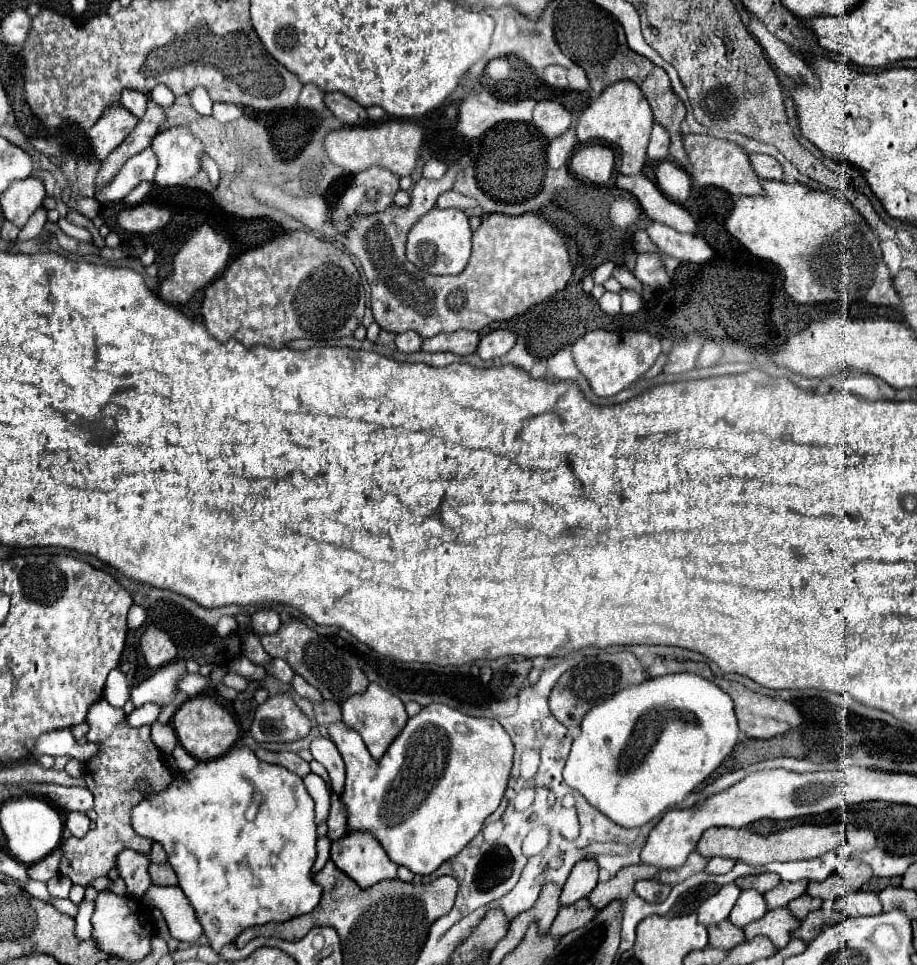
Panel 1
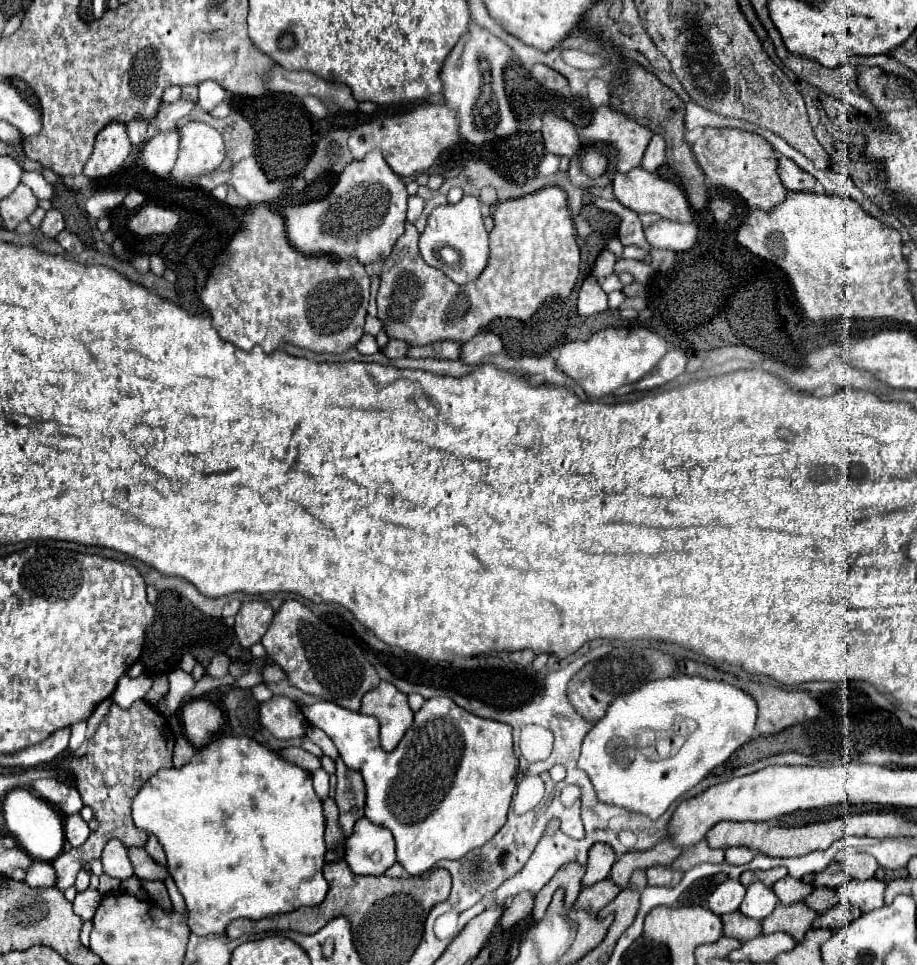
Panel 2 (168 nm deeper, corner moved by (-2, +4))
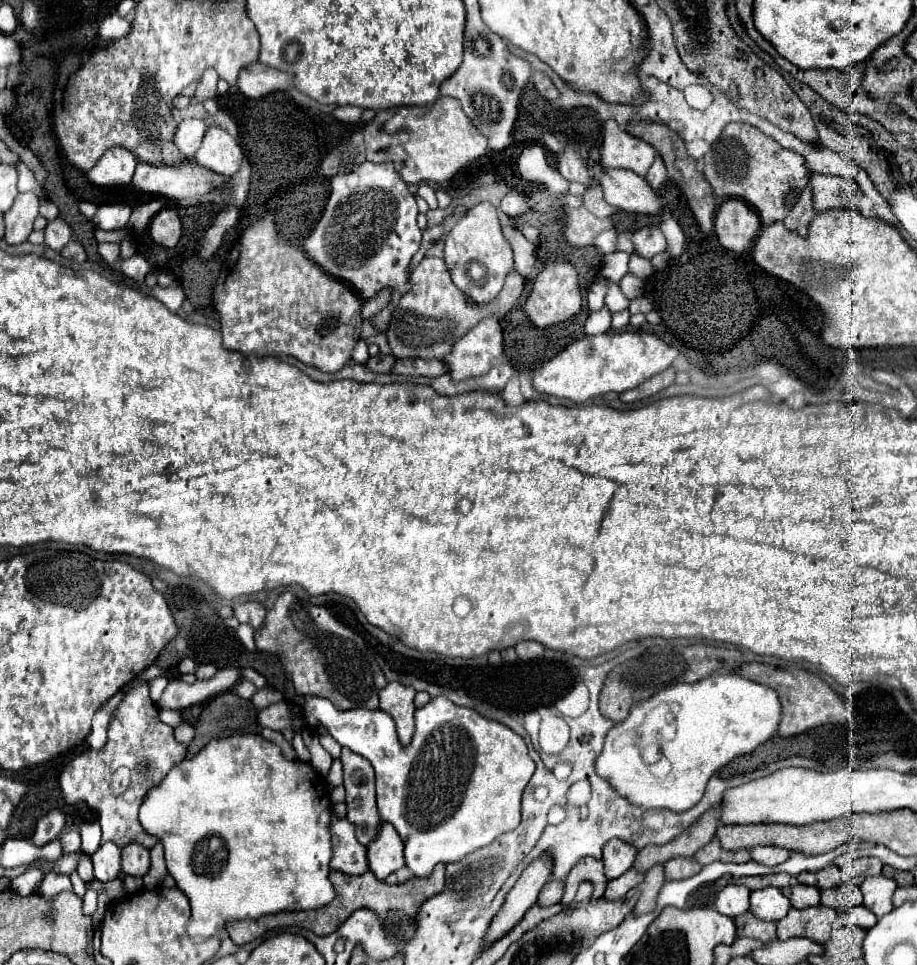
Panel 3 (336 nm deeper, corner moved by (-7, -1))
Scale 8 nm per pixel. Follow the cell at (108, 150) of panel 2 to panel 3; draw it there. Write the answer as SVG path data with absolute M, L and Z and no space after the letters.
M114 147L102 155L88 177L94 185L100 187L124 187L130 185L134 169L134 155L122 147Z

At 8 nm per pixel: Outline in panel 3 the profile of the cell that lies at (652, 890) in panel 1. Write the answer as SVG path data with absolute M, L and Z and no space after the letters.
M674 857L664 865L664 869L666 869L666 879L672 881L672 879L686 879L700 873L702 865L698 865L694 857Z

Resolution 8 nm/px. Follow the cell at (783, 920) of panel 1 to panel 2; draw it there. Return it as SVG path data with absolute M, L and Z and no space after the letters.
M795 902L791 906L781 906L777 904L775 910L763 918L763 934L773 934L773 932L785 932L789 934L795 942L801 942L805 932L811 928L811 922L817 918L817 912L805 908L803 902Z

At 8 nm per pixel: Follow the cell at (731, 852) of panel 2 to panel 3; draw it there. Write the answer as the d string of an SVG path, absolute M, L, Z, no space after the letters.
M758 845L752 849L752 859L760 861L762 865L780 865L782 861L786 861L792 855L790 849L784 847L774 847L774 845Z

